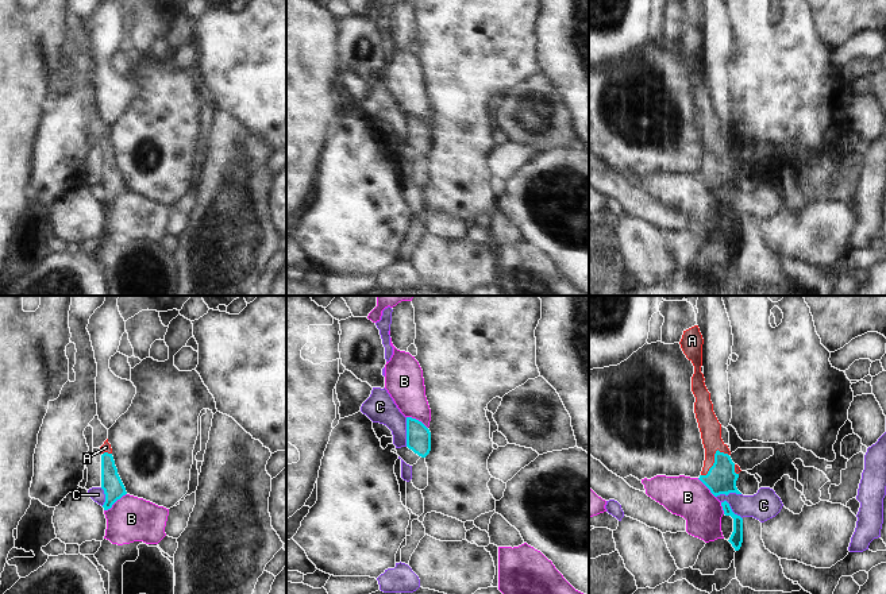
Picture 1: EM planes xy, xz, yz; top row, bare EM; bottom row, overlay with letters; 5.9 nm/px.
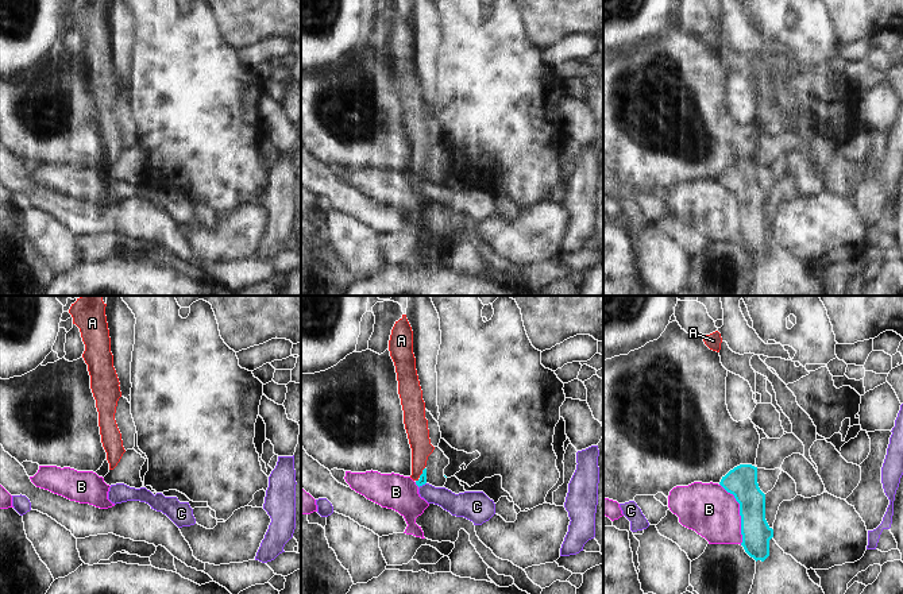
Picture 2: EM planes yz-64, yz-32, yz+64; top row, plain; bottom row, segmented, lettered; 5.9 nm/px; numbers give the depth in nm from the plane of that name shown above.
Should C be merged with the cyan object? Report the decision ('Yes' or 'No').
No.

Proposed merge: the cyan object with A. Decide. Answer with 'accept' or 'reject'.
accept

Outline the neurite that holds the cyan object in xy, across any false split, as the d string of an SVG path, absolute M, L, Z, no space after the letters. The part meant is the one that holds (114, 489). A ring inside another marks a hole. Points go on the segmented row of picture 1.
M108 439L100 447L101 450L101 489L105 494L104 510L112 508L112 505L127 494L126 487L118 474L115 460L112 456L112 448Z

